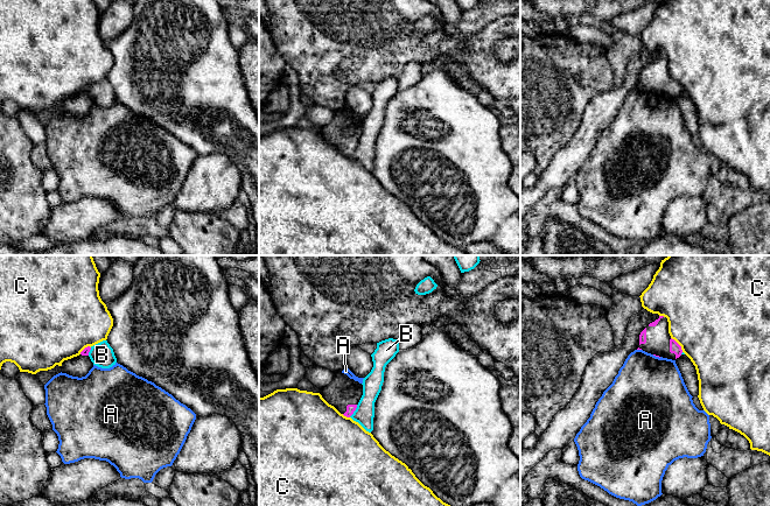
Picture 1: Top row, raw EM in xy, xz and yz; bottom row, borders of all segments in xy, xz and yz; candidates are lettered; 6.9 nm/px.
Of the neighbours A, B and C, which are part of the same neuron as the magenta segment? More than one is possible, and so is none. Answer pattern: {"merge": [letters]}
{"merge": []}

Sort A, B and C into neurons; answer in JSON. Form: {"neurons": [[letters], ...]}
{"neurons": [["A"], ["B"], ["C"]]}

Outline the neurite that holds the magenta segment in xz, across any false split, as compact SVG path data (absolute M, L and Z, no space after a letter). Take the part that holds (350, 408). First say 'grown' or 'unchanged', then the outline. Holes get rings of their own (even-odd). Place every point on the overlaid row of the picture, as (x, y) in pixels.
grown | M338 372L335 373L332 381L320 391L320 394L341 414L350 417L363 395L363 385Z

